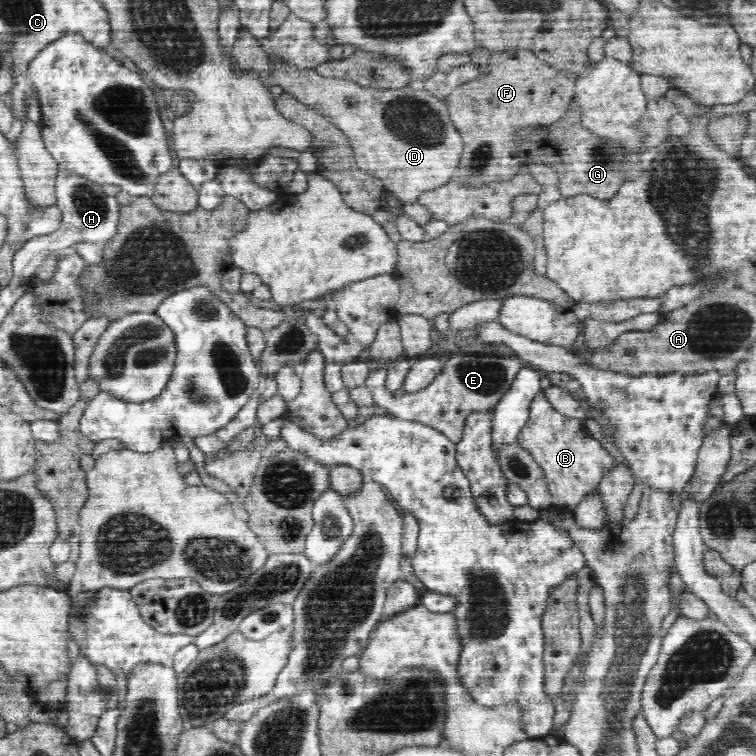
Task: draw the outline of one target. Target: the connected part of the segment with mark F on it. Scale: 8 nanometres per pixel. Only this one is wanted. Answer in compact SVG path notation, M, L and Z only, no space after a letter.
M476 45L470 58L480 73L472 82L458 86L443 102L465 144L455 180L481 187L520 172L517 130L524 126L547 125L562 118L575 100L576 74L548 65L530 50L512 48L490 52Z

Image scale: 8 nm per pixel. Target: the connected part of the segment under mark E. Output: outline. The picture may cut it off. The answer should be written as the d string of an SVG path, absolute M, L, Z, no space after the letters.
M454 350L442 372L435 376L422 390L394 396L386 387L386 366L378 366L368 374L365 385L373 394L375 404L386 408L390 415L406 421L426 423L442 431L452 442L460 442L466 418L475 413L492 413L508 392L518 371L525 363L519 358L500 358L497 355L476 354L476 350Z

